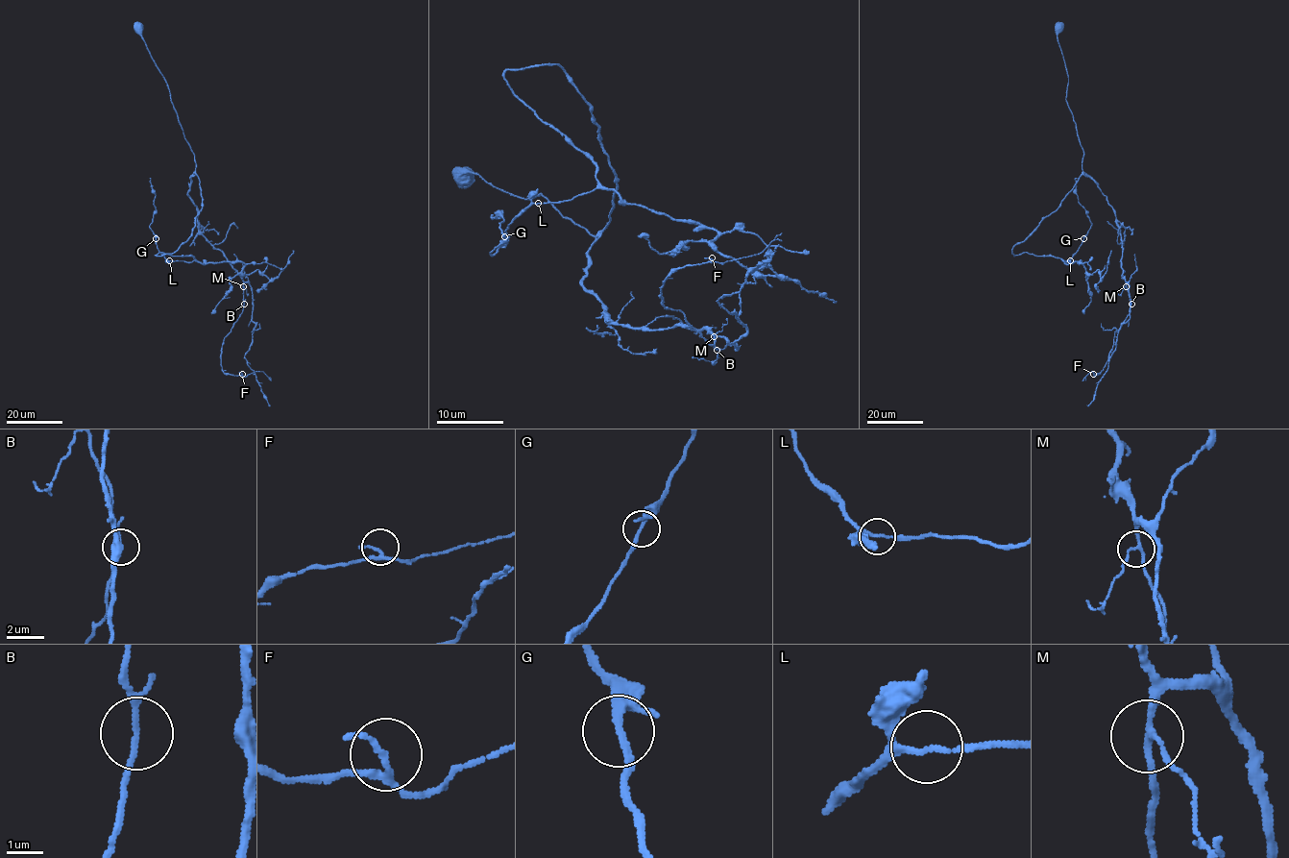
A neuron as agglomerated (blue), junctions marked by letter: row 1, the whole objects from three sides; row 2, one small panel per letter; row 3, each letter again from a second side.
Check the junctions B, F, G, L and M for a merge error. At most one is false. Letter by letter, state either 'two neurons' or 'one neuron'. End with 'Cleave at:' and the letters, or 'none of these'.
B: one neuron
F: one neuron
G: one neuron
L: one neuron
M: one neuron
Cleave at: none of these

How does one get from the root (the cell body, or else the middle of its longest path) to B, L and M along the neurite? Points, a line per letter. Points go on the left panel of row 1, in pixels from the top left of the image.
B: (137, 28), (166, 83), (194, 156), (196, 170), (188, 195), (196, 208), (199, 232), (242, 279), (244, 304)
L: (137, 28), (166, 83), (194, 156), (202, 198), (189, 238), (171, 254), (156, 255), (194, 259), (169, 261)
M: (137, 28), (166, 83), (194, 156), (196, 170), (188, 195), (196, 208), (199, 232), (223, 254), (243, 286)

